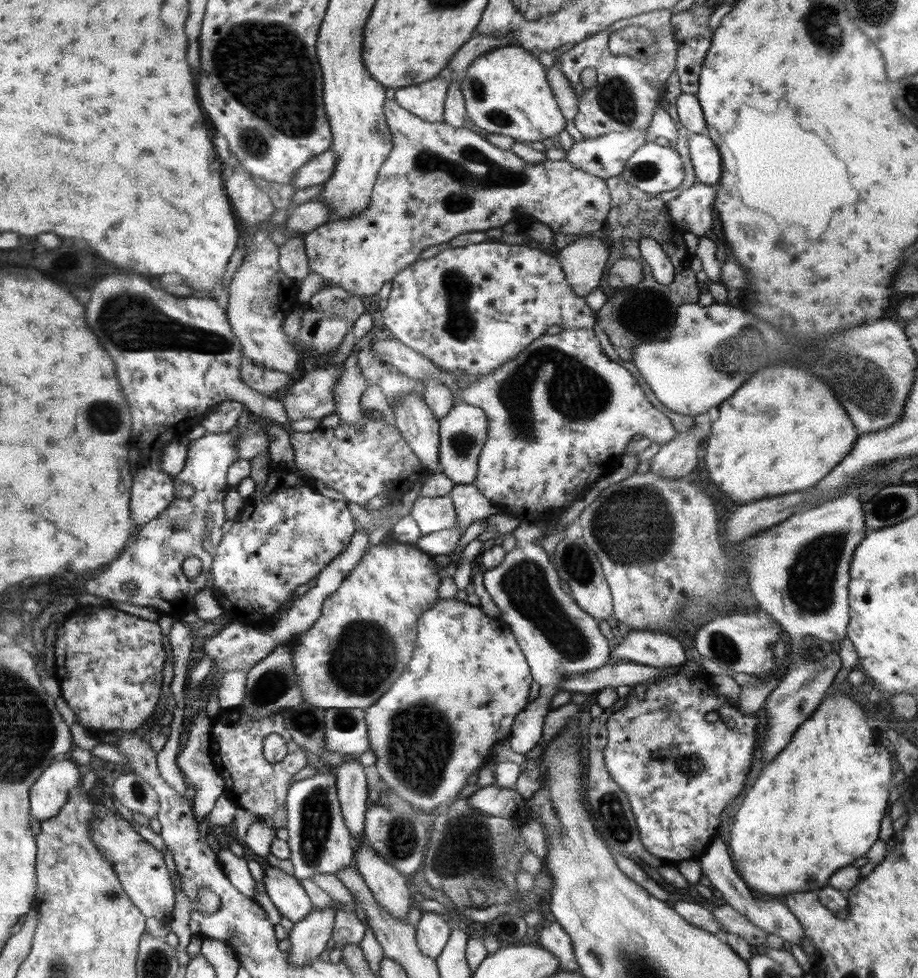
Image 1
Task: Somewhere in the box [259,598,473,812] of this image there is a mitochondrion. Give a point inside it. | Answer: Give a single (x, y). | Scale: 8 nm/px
(420, 757)

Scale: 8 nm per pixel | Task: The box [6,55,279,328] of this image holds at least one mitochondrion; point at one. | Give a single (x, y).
(253, 144)

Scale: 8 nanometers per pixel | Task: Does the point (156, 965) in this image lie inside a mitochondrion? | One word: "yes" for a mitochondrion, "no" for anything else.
yes

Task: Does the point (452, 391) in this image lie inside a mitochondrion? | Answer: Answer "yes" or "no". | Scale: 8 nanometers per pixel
no

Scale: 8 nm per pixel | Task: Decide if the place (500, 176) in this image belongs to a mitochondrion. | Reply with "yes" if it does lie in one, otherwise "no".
yes

